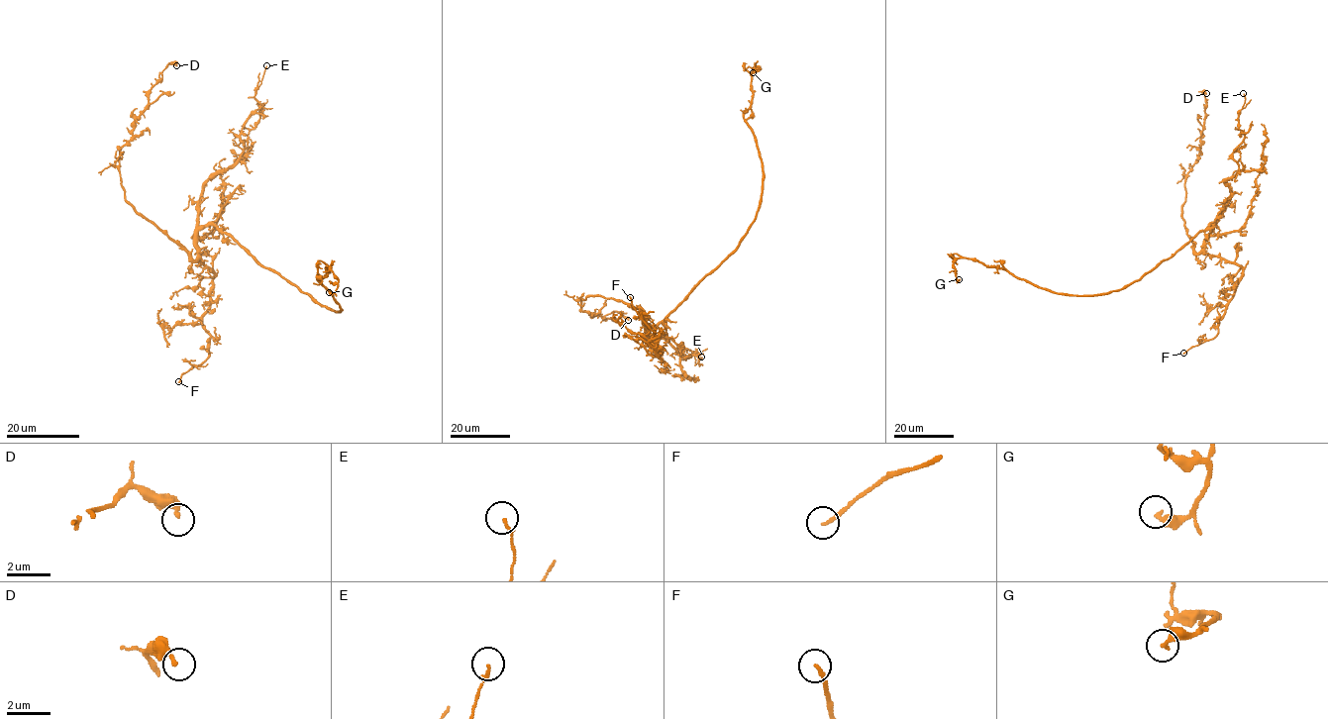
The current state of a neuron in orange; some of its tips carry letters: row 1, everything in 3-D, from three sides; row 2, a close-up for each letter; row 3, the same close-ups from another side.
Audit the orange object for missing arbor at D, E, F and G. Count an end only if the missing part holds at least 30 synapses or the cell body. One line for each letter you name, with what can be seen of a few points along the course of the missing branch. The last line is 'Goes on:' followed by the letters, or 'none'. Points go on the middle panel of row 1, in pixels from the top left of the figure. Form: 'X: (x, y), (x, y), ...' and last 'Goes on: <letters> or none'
F: (630, 297), (608, 248), (606, 230), (609, 223), (606, 221)
Goes on: F

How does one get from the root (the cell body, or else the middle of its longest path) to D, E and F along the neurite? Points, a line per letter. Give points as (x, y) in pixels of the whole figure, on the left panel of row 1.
D: (251, 255), (207, 225), (197, 232), (193, 259), (125, 198), (120, 149), (149, 90), (169, 63), (176, 65)
E: (251, 255), (215, 226), (198, 225), (198, 201), (243, 151), (240, 133), (259, 107), (255, 94), (266, 65)
F: (251, 255), (215, 226), (197, 232), (199, 260), (215, 274), (202, 317), (210, 336), (208, 357), (178, 381)

